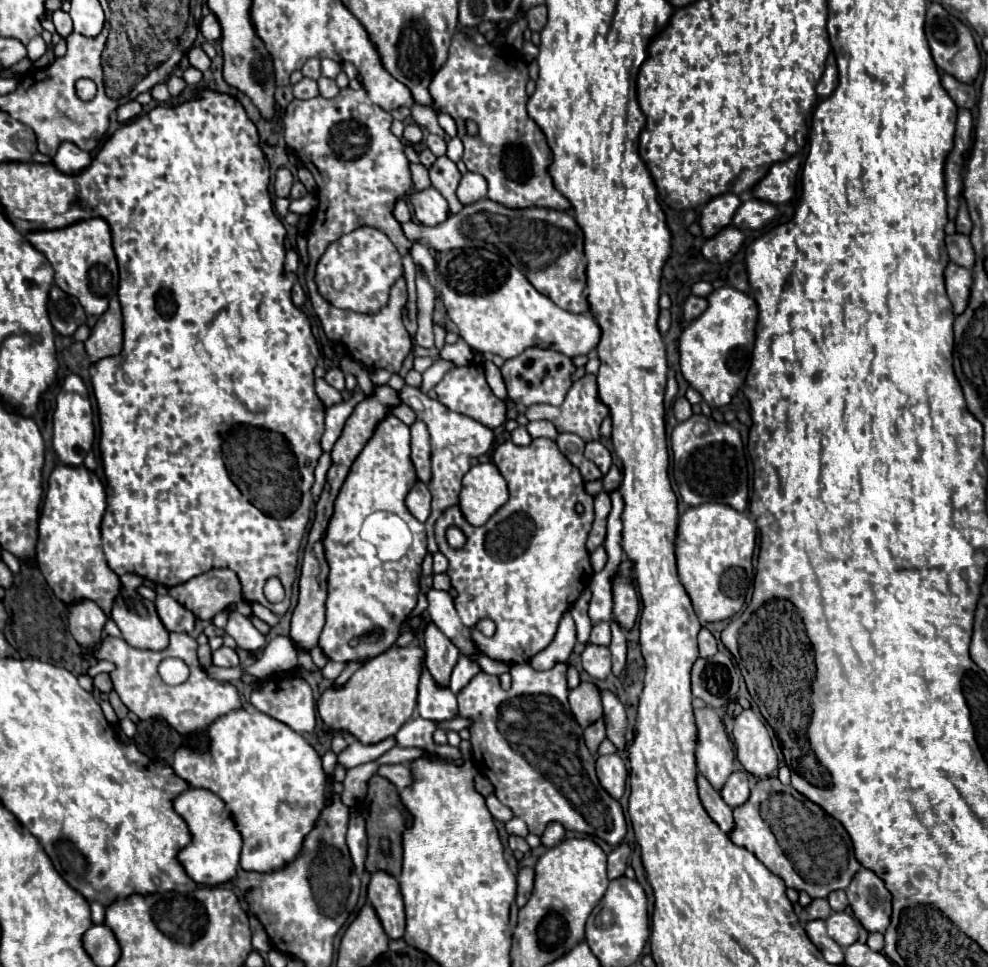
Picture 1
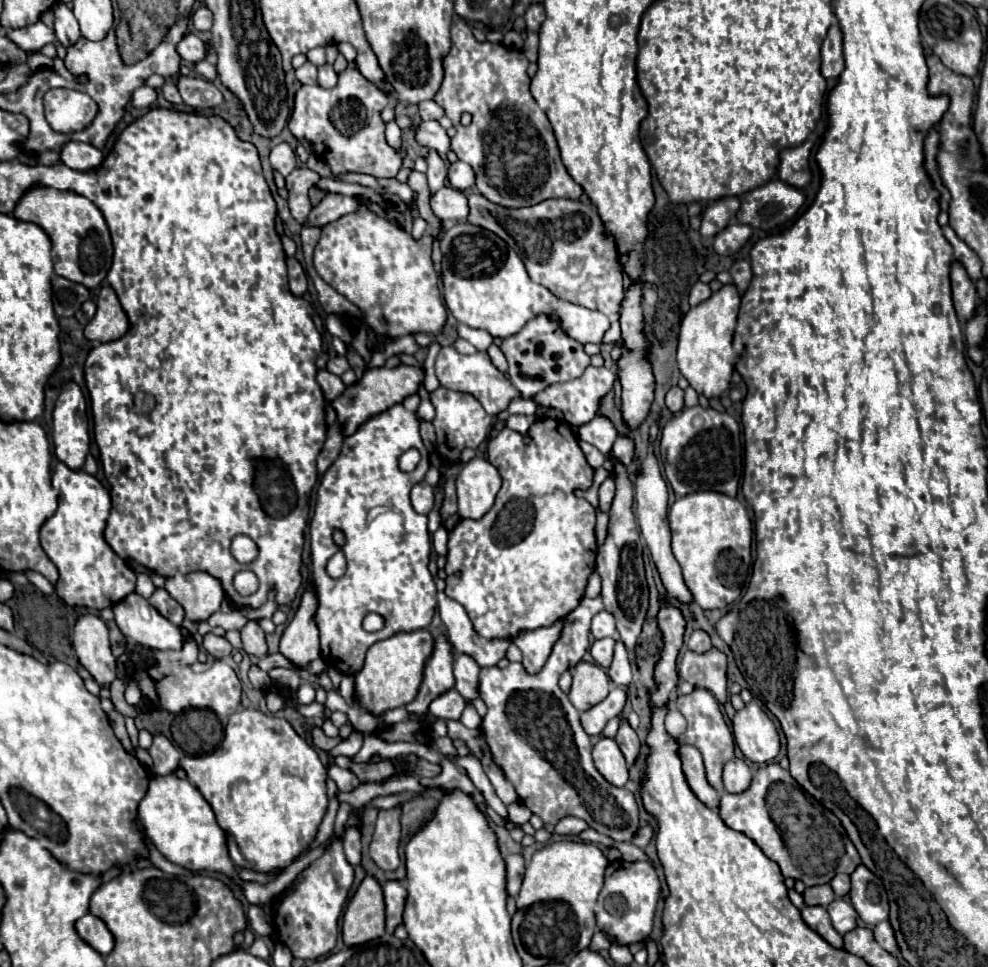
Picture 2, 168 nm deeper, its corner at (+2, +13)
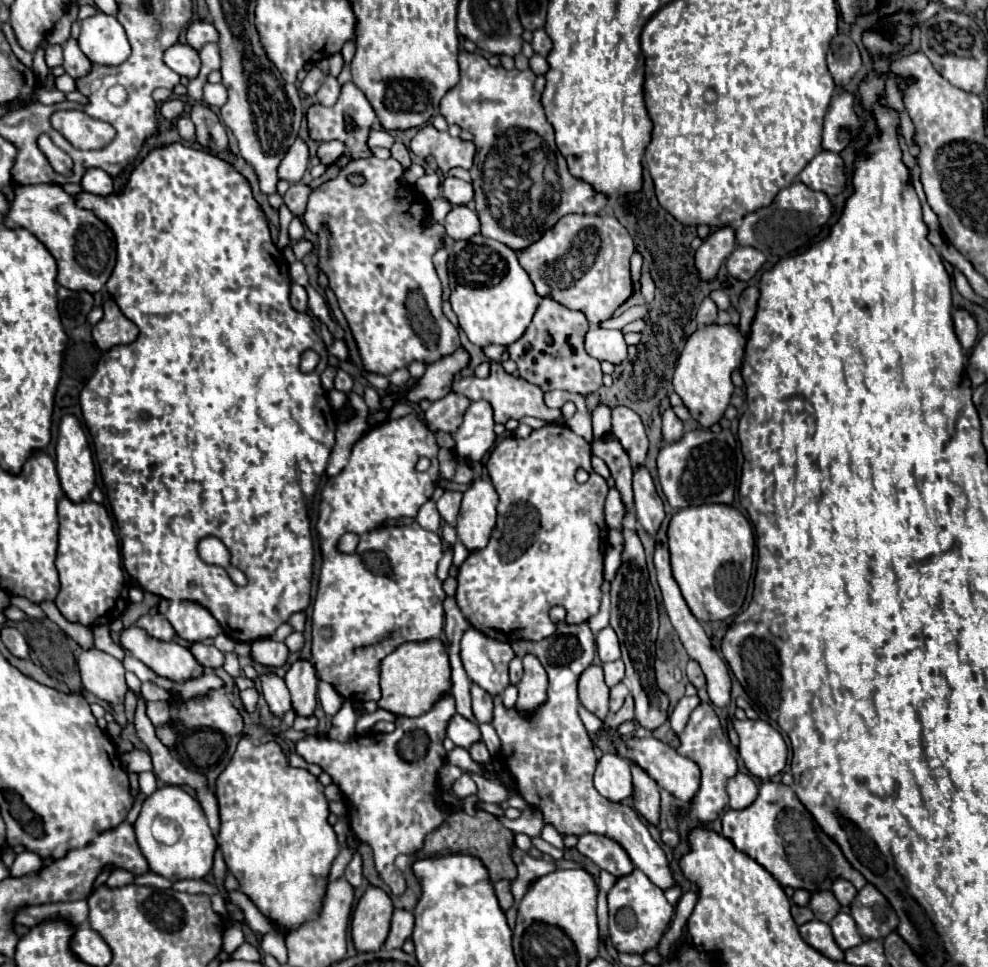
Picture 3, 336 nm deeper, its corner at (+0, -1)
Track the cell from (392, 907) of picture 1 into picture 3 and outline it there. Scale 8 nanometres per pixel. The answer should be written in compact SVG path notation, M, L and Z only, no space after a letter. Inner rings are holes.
M404 908L394 910L392 924L390 924L390 934L386 938L384 948L386 950L402 948L402 944L412 936L412 928L414 928L414 914L410 910L404 910Z

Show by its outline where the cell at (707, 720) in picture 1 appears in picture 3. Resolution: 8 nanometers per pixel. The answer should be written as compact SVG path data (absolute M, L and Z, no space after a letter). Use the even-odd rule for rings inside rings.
M700 702L696 710L690 714L690 720L680 734L680 748L678 754L694 760L702 770L702 784L700 790L690 804L692 818L698 822L712 822L720 816L720 812L728 806L728 794L726 794L726 780L736 774L736 758L730 752L730 742L724 726L720 724L714 708L708 702Z

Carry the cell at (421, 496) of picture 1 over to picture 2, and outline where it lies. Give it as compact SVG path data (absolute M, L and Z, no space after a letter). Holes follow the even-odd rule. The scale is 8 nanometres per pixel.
M418 482L414 488L412 488L412 506L418 514L428 514L434 506L434 488L426 482Z

